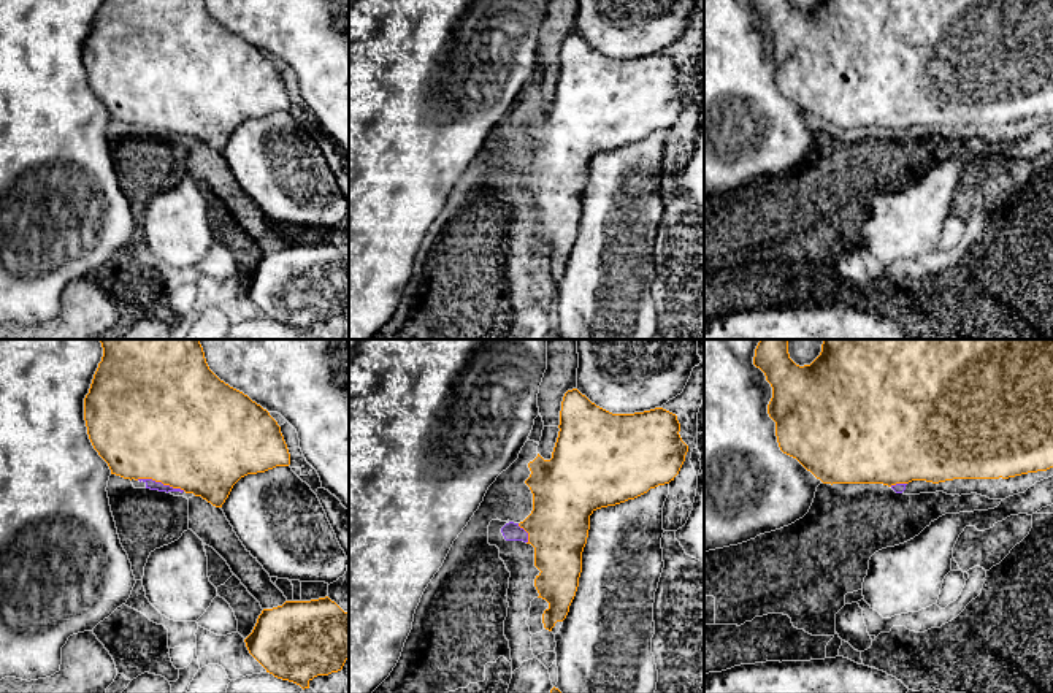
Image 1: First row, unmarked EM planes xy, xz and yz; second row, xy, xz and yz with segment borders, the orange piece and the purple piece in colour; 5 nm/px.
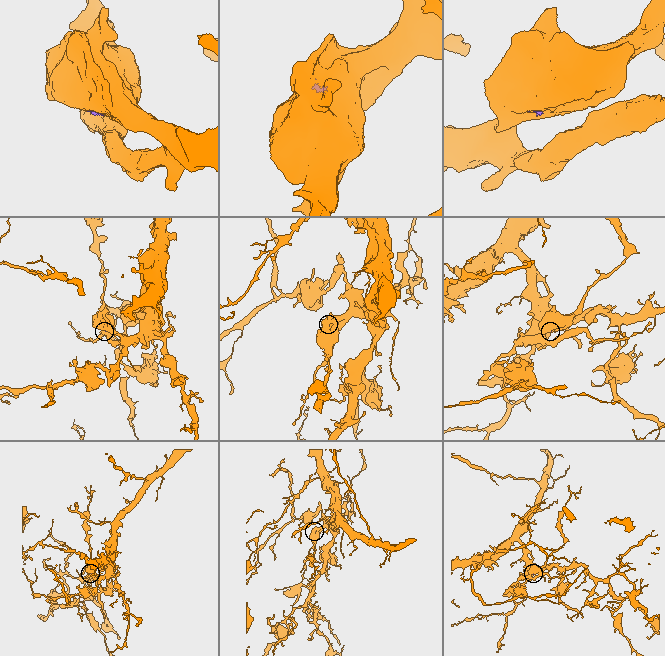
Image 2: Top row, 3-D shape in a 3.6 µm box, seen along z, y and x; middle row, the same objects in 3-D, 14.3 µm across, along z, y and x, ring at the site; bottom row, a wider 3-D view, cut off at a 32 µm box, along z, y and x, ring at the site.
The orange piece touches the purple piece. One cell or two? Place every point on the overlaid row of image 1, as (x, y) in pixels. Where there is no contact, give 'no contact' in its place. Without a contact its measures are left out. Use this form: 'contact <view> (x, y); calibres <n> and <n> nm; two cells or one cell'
contact xy (160, 481); calibres 500 and 50 nm; one cell

